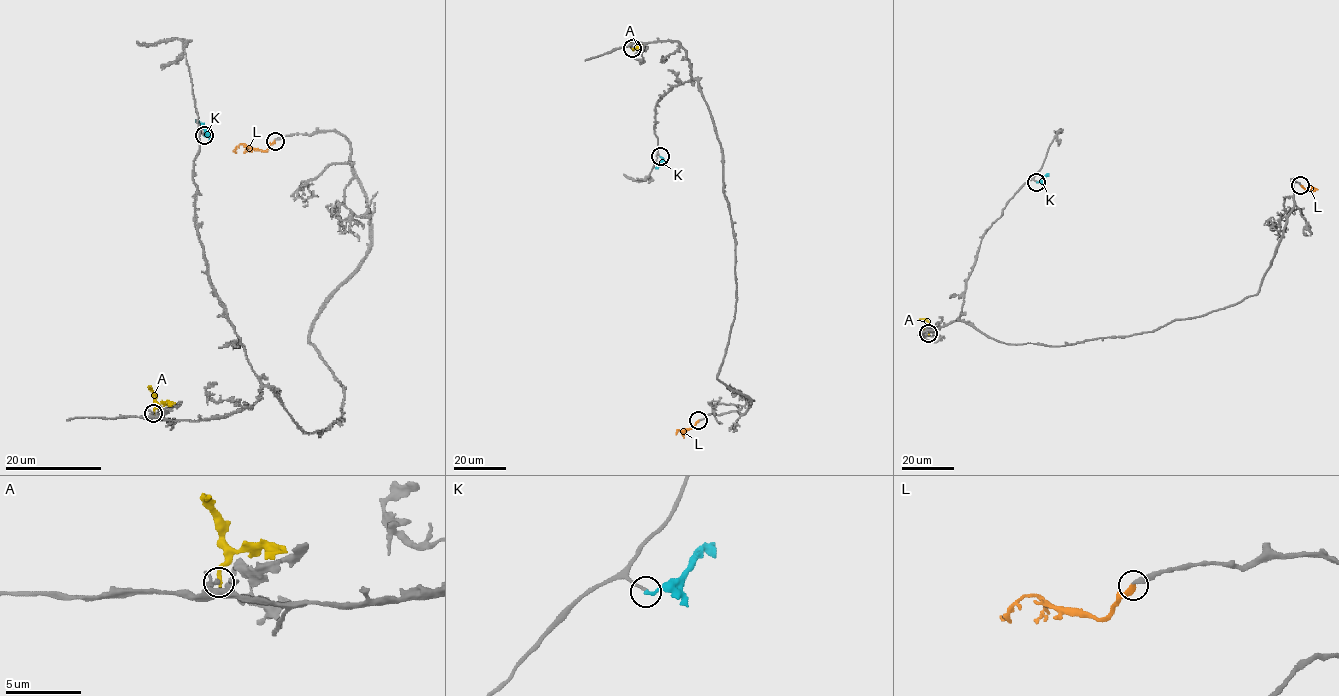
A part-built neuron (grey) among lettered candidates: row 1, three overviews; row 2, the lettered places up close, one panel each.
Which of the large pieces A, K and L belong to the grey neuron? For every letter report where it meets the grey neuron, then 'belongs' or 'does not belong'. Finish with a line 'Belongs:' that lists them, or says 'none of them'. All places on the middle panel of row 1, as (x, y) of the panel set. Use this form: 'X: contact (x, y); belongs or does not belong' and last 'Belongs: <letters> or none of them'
A: contact (632, 48); does not belong
K: contact (660, 156); belongs
L: contact (698, 420); belongs
Belongs: K, L

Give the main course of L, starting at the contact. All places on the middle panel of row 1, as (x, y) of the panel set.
L: (699, 421), (691, 428), (678, 430), (676, 434)

